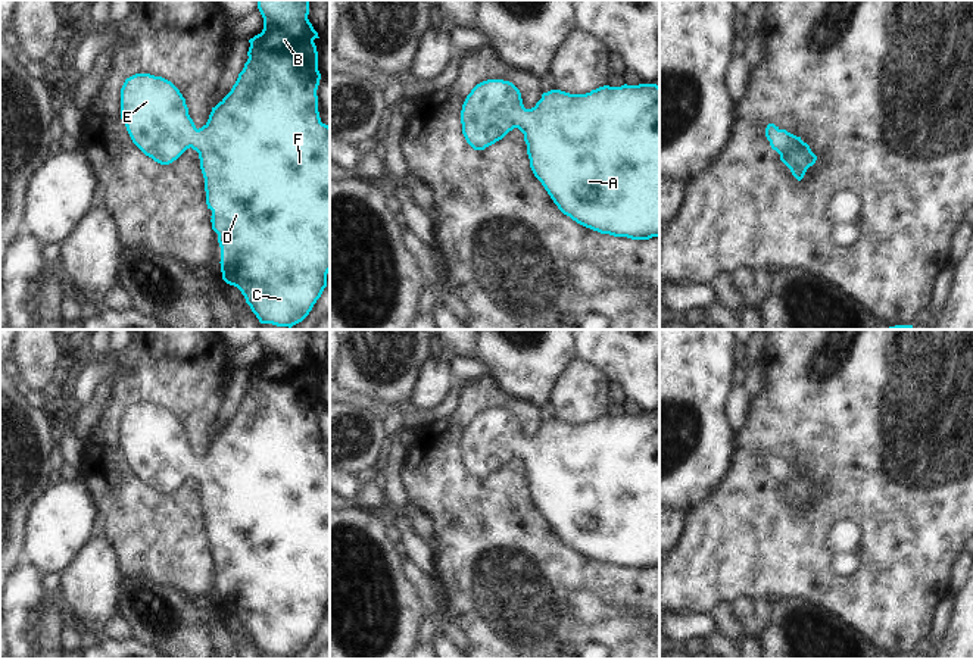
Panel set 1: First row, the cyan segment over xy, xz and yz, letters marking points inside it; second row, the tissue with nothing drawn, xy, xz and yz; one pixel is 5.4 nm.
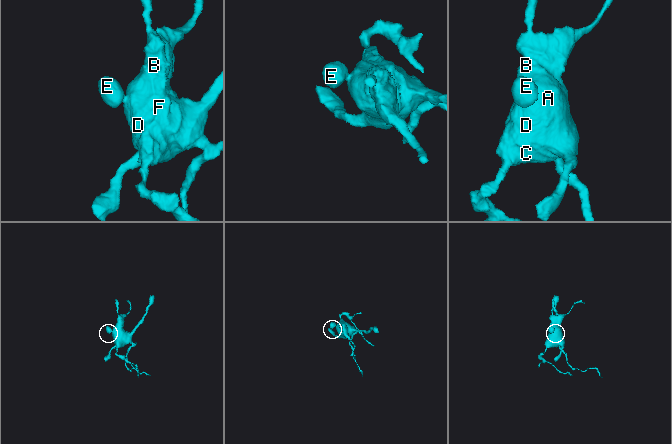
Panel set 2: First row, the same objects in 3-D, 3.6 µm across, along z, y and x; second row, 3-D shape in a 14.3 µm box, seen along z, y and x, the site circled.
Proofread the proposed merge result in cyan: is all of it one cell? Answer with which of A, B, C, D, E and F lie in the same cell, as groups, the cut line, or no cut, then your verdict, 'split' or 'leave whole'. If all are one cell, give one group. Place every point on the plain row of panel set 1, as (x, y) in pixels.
groups A B C D E F; cut none; leave whole

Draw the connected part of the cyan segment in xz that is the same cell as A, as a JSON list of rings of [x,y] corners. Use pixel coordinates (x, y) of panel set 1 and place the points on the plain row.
[[[487,409],[477,413],[467,425],[461,440],[461,453],[462,463],[474,480],[484,480],[486,477],[502,469],[514,457],[518,457],[524,463],[530,497],[534,506],[542,512],[558,538],[577,553],[601,563],[627,566],[631,569],[649,569],[652,566],[659,566],[659,416],[657,413],[624,413],[621,416],[604,415],[586,424],[570,424],[561,419],[551,419],[542,424],[542,428],[534,437],[526,438],[521,422],[512,412],[503,409]]]

